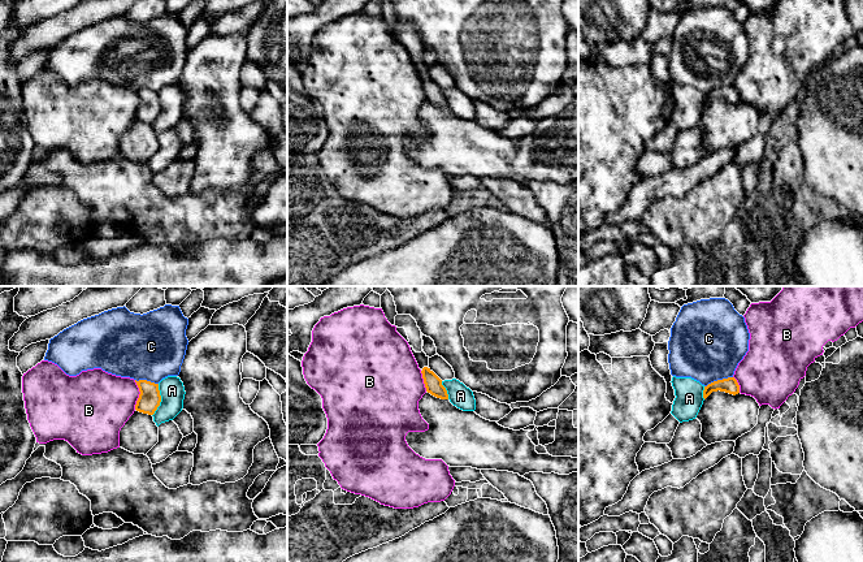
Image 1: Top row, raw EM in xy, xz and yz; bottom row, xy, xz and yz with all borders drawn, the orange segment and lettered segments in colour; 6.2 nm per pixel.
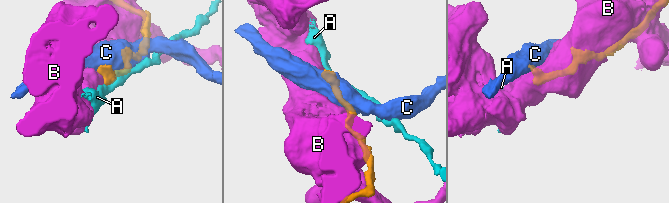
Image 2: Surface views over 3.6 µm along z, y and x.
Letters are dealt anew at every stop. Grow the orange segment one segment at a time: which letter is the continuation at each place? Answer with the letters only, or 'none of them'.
A

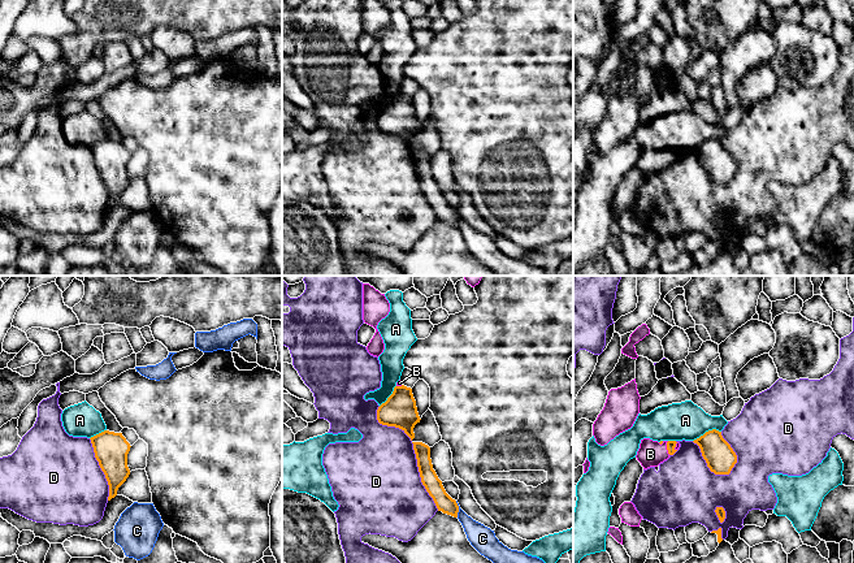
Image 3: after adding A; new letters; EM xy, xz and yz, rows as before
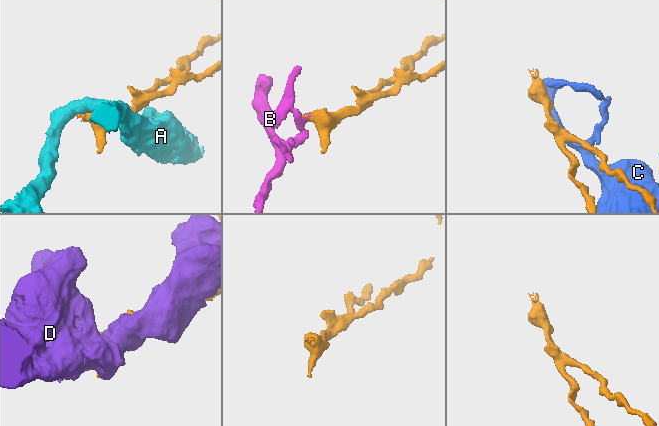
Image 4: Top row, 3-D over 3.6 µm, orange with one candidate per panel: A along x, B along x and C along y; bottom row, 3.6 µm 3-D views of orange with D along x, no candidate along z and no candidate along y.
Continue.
B

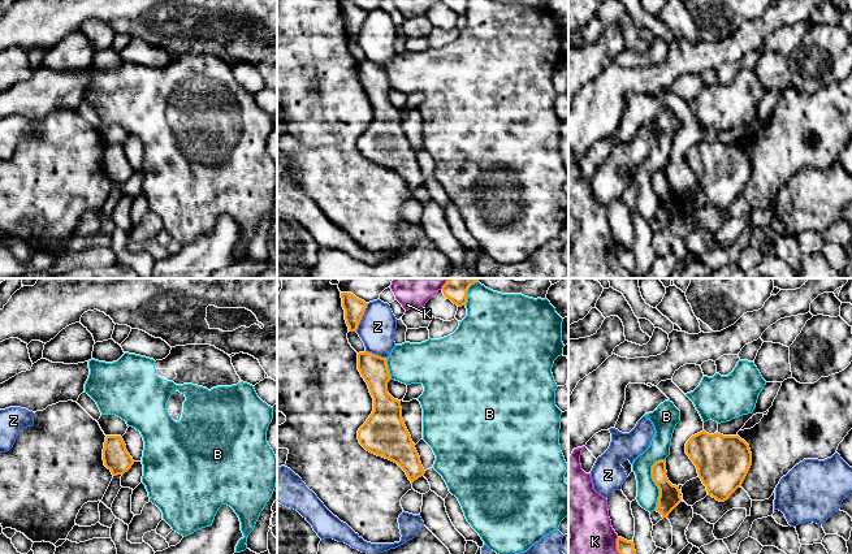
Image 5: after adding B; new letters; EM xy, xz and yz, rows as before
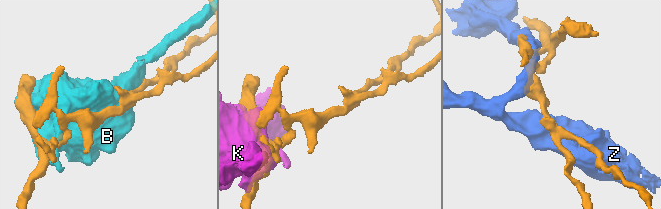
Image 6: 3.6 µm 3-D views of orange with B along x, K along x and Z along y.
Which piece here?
none of them

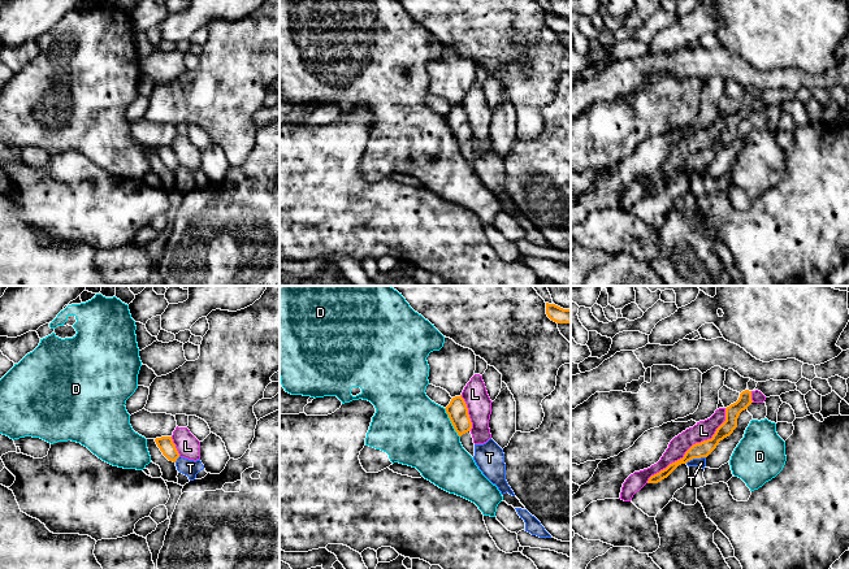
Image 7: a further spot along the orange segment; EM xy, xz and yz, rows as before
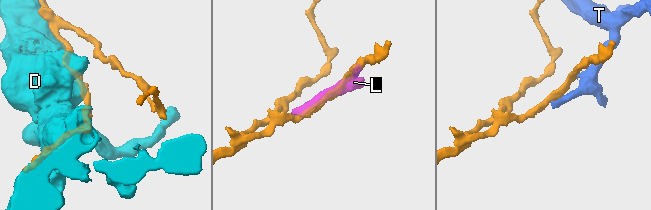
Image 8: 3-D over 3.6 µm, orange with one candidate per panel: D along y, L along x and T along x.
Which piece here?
none of them

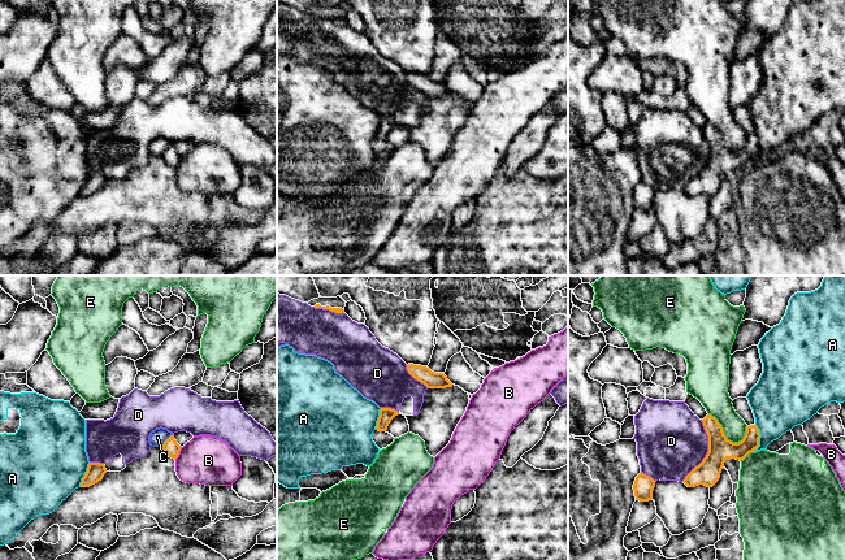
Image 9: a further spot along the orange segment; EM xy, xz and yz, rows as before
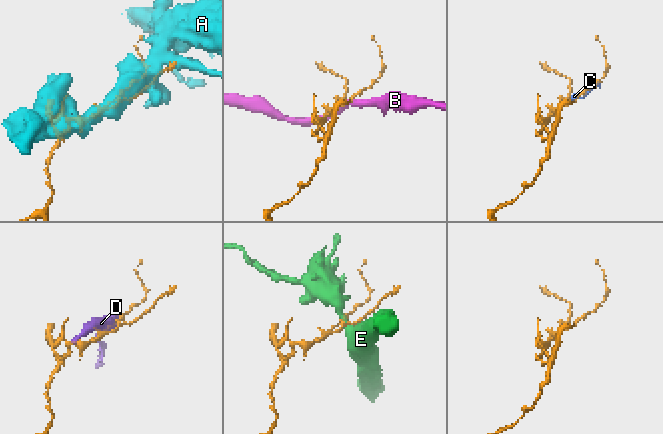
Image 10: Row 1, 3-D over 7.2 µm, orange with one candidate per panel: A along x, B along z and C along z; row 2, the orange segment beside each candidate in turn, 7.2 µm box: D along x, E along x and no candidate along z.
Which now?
none of them

